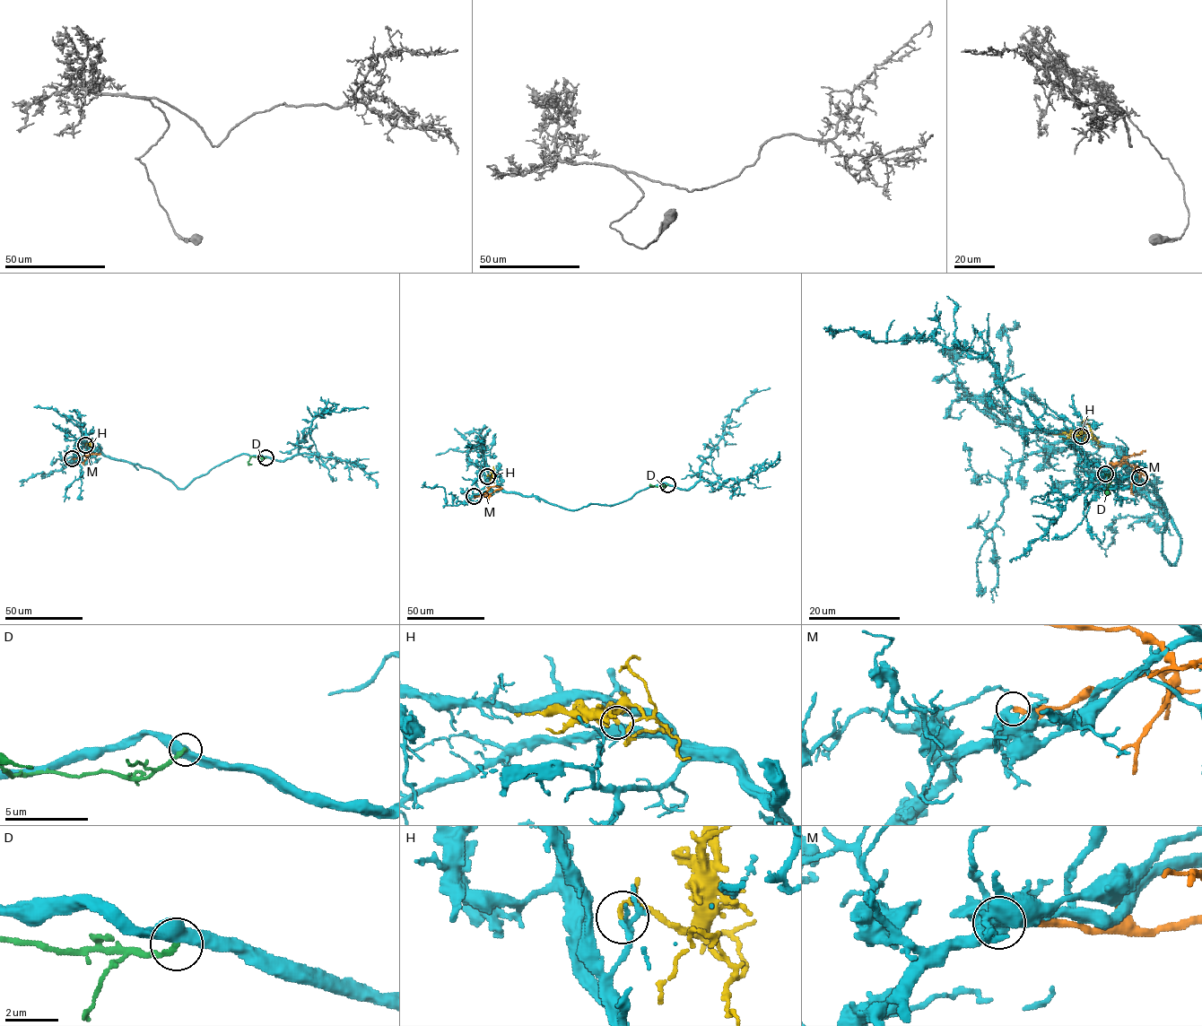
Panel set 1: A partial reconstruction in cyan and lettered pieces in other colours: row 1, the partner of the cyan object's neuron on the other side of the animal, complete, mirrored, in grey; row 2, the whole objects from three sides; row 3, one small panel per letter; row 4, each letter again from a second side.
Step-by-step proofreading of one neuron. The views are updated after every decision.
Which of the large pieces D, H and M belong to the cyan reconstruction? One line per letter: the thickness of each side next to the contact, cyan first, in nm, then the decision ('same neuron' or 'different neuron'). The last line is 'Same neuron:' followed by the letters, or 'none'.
D: calibres 480 and 200 nm; different neuron
H: calibres 160 and 190 nm; same neuron
M: calibres 500 and 260 nm; different neuron
Same neuron: H

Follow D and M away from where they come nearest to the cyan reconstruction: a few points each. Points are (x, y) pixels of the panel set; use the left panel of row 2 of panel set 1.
D: (266, 457), (251, 456), (248, 462), (251, 464)
M: (72, 458), (100, 454), (87, 455), (72, 449)

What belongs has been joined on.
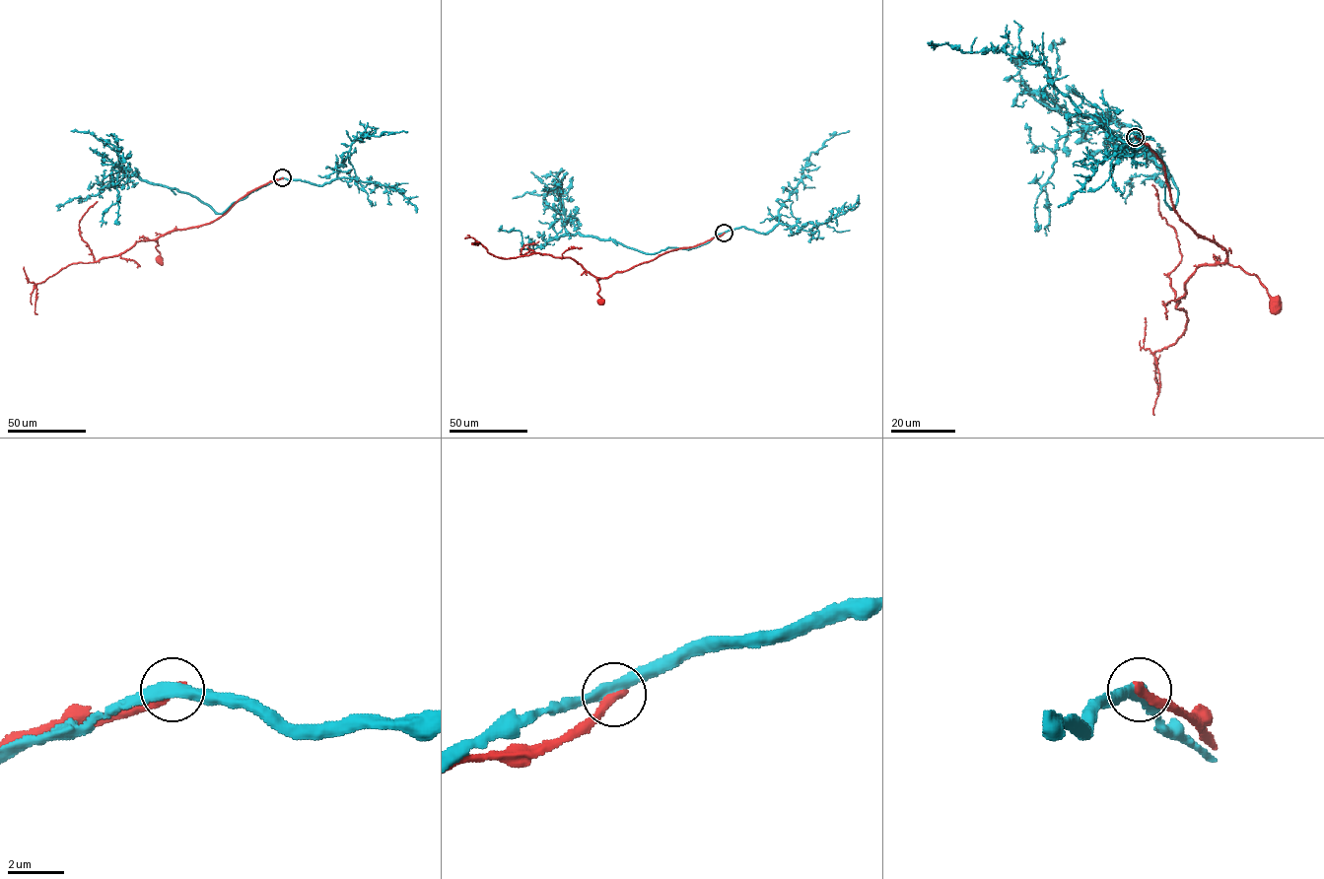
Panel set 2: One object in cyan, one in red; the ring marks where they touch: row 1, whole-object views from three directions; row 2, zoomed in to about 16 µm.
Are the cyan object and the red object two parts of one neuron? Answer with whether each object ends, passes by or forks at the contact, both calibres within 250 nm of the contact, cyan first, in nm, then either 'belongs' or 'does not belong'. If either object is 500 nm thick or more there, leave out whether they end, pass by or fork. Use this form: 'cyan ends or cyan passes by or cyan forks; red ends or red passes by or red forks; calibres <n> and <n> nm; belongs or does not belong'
cyan passes by; red ends; calibres 400 and 360 nm; does not belong

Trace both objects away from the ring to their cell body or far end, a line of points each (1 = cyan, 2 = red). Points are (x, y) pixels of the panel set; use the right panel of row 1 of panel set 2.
1: (1135, 137), (1162, 160), (1174, 207), (1174, 182), (1135, 128), (1055, 102), (1054, 43), (1065, 42)
2: (1135, 137), (1163, 165), (1172, 207), (1180, 218), (1198, 236), (1225, 251), (1228, 264), (1254, 274), (1275, 305)

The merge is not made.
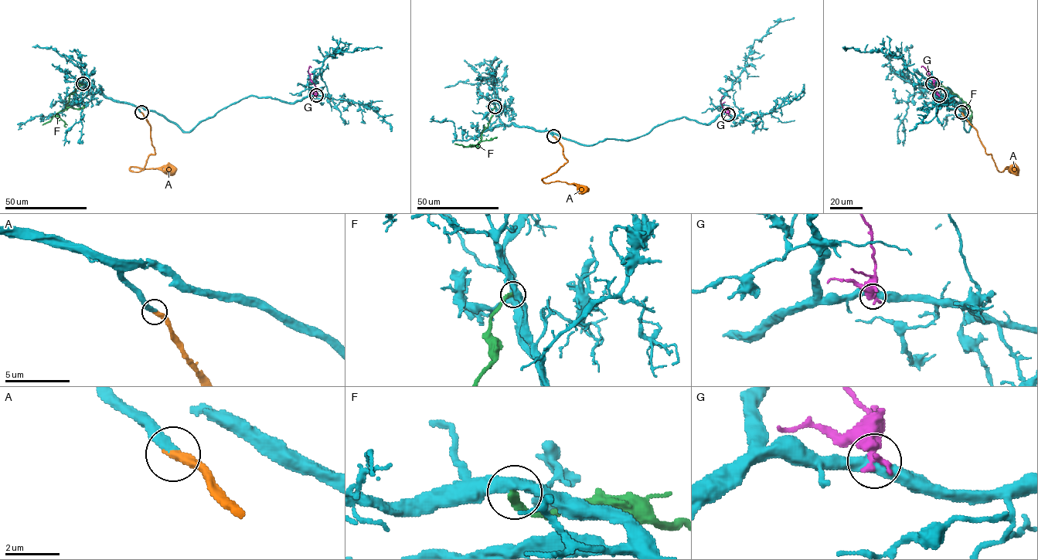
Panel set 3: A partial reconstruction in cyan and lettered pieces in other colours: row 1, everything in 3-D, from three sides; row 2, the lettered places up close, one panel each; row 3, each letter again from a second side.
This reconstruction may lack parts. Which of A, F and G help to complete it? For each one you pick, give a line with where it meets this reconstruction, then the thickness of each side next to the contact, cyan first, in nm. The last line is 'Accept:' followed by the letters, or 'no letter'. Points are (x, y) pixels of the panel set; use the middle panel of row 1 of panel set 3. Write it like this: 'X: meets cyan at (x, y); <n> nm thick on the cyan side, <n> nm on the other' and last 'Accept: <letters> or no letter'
A: meets cyan at (553, 136); 300 nm thick on the cyan side, 360 nm on the other
Accept: A

